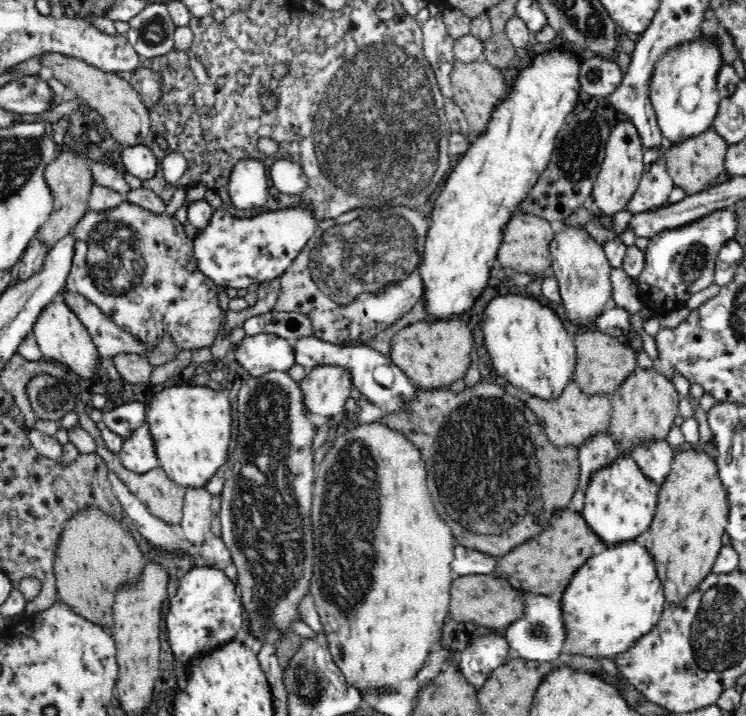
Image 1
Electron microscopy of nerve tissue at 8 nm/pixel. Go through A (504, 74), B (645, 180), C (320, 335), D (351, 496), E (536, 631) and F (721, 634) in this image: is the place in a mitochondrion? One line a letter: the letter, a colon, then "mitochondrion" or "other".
A: other
B: other
C: other
D: mitochondrion
E: mitochondrion
F: mitochondrion

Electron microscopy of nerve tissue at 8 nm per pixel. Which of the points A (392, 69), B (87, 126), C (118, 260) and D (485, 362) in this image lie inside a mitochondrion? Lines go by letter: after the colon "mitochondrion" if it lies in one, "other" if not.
A: mitochondrion
B: other
C: mitochondrion
D: other

